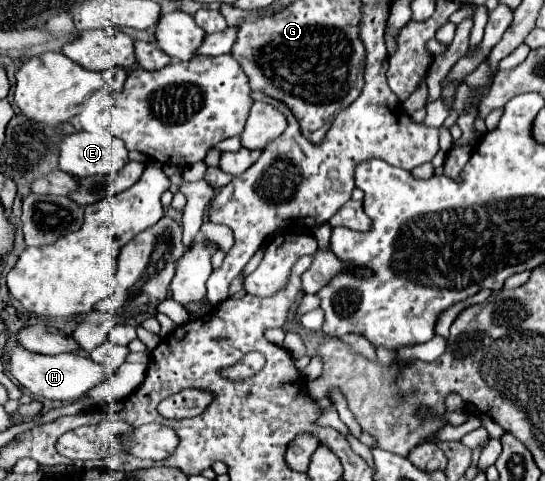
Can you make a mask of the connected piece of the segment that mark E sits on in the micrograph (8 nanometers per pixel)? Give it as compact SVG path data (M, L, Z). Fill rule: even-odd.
M99 90L91 95L90 99L86 99L85 106L86 110L80 114L82 114L82 120L86 120L88 129L64 137L60 145L60 169L74 177L114 175L128 163L128 149L108 129L110 110L107 110L107 101L103 101L103 91Z

